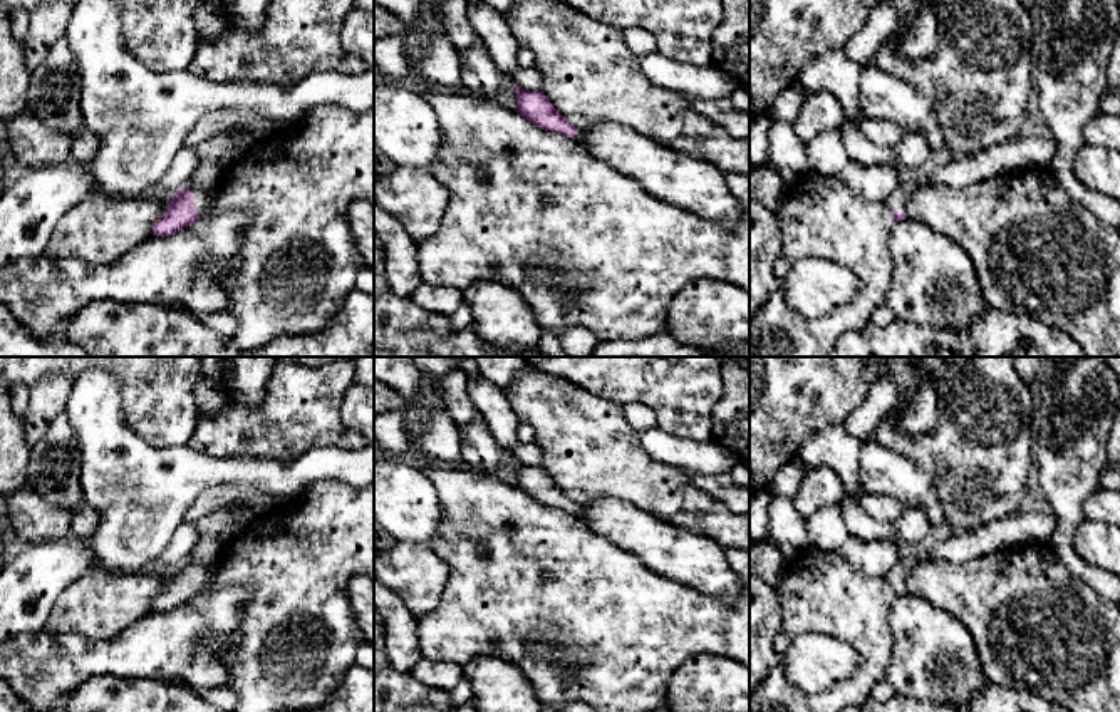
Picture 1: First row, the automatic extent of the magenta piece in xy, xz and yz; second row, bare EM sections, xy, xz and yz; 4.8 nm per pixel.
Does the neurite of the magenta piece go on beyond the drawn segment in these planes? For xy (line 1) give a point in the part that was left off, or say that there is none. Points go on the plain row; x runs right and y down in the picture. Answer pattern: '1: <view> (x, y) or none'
1: xy (203, 575)

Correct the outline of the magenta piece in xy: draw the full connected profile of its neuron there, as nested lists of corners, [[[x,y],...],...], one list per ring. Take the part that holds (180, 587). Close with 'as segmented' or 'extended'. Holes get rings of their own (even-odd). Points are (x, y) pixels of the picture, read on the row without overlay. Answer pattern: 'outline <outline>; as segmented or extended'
outline [[[218,561],[211,566],[191,566],[186,563],[176,571],[171,571],[166,586],[153,601],[153,610],[169,611],[181,603],[196,598],[196,595],[211,581],[216,565]]]; extended

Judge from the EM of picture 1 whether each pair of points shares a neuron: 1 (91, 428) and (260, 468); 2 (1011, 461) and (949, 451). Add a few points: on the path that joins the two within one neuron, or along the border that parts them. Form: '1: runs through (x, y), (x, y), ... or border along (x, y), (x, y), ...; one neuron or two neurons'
1: runs through (128, 471), (217, 471); one neuron
2: runs through (996, 456), (981, 451), (964, 451); one neuron

